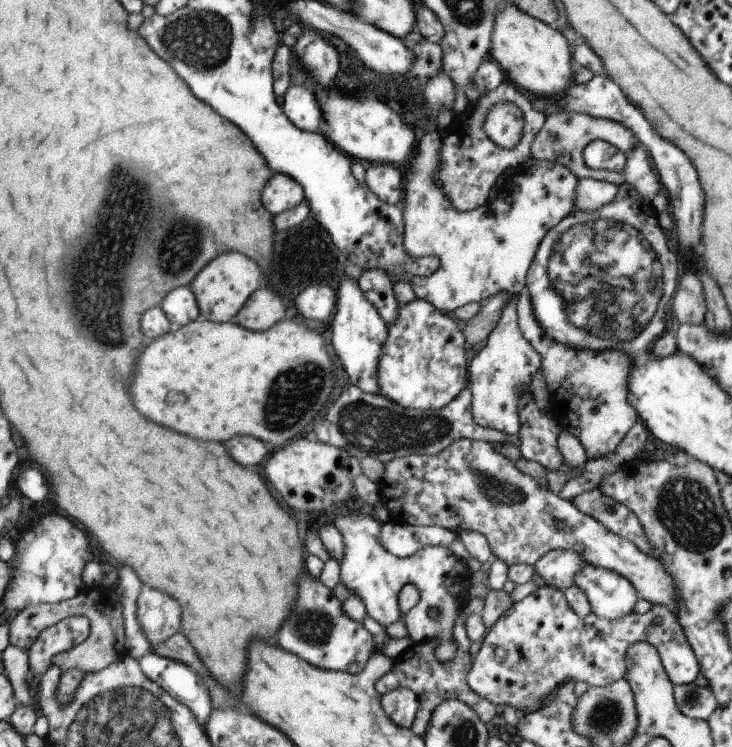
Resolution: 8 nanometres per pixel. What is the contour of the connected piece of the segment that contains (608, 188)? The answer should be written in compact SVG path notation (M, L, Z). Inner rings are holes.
M590 178L578 179L577 193L575 194L574 210L572 212L593 212L593 210L602 209L609 202L613 202L617 196L616 184L597 181Z

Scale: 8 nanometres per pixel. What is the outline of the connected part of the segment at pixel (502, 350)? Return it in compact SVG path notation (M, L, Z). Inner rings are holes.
M517 295L511 296L512 302L503 309L502 318L489 332L486 344L470 362L470 384L467 389L471 394L471 416L473 422L483 428L495 429L506 435L518 434L517 418L521 388L528 388L531 376L540 368L540 356L519 332L514 302Z

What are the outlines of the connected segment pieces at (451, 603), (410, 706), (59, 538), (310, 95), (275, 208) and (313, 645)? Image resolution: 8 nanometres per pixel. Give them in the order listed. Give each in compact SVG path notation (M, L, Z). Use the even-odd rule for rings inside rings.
M349 512L339 513L330 521L342 534L346 546L345 556L339 562L339 579L350 594L355 594L363 602L366 614L383 627L403 620L413 643L419 640L437 640L438 660L454 658L457 650L453 637L454 620L469 584L473 583L469 578L474 577L469 576L468 568L463 570L463 562L459 562L447 547L435 545L425 545L415 554L403 558L392 555L378 539L382 523L379 524L369 514L353 516ZM405 584L413 584L417 588L419 601L408 612L401 614L397 605L397 593Z
M395 688L381 695L381 707L387 718L392 719L400 727L409 730L417 716L419 698L409 688Z
M49 514L41 522L31 528L31 530L18 530L13 537L15 544L15 554L8 562L11 571L11 582L7 588L6 596L3 598L2 608L6 610L16 610L21 613L29 606L42 604L57 604L75 598L81 591L85 590L83 584L83 570L88 562L93 562L93 554L89 546L87 534L73 524L69 518L59 516L59 514Z
M289 85L283 96L282 107L287 118L299 130L315 132L321 122L321 109L317 95L308 86Z
M275 173L271 178L271 186L267 186L267 190L263 192L263 204L273 214L294 209L295 206L301 205L305 198L302 186L290 175L283 173Z
M303 574L303 582L299 582L299 602L295 602L291 616L279 632L279 644L291 654L307 658L311 666L349 674L361 673L365 660L373 656L371 634L359 622L349 620L331 589L309 574Z

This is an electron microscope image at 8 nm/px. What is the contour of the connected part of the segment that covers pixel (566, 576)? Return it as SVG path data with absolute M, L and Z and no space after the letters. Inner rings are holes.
M551 549L532 565L540 583L565 590L574 584L573 576L585 566L585 562L573 550Z

